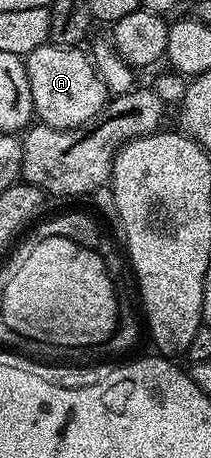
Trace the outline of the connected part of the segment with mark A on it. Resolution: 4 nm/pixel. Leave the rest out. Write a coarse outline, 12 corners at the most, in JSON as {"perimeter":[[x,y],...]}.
{"perimeter":[[49,42],[25,56],[39,124],[84,127],[108,102],[91,56]]}

